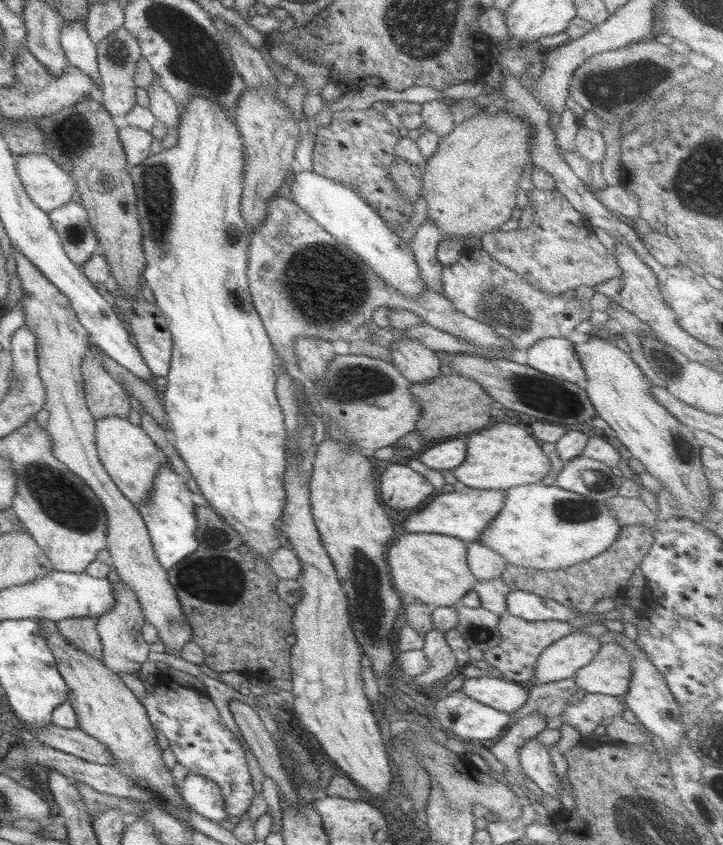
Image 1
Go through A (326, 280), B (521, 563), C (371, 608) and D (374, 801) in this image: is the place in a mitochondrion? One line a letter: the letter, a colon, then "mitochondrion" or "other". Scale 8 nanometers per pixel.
A: mitochondrion
B: other
C: mitochondrion
D: other

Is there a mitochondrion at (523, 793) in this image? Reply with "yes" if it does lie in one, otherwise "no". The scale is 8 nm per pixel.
no

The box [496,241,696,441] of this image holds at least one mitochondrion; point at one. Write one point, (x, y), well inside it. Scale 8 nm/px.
(544, 397)

